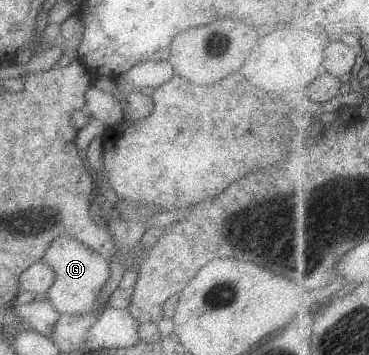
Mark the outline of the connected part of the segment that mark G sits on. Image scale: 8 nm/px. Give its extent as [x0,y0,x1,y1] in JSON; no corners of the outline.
[40,234,109,315]

